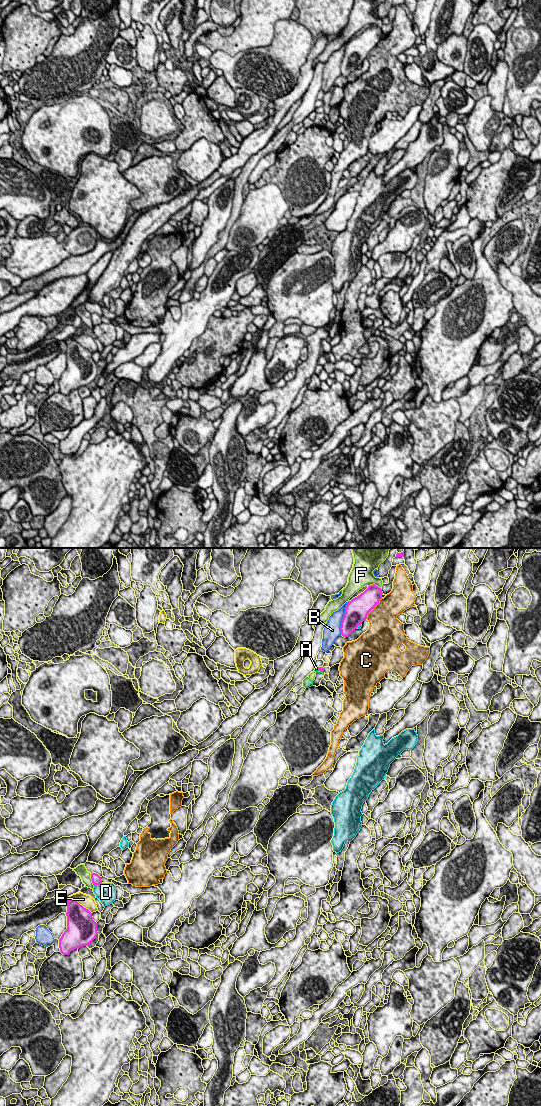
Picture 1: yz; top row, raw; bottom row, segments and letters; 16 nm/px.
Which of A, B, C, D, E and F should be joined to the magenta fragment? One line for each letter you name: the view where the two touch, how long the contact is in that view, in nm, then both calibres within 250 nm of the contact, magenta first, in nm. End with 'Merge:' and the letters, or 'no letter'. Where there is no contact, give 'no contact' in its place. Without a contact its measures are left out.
A: yz | 130 nm | 60/50 nm
Merge: A

